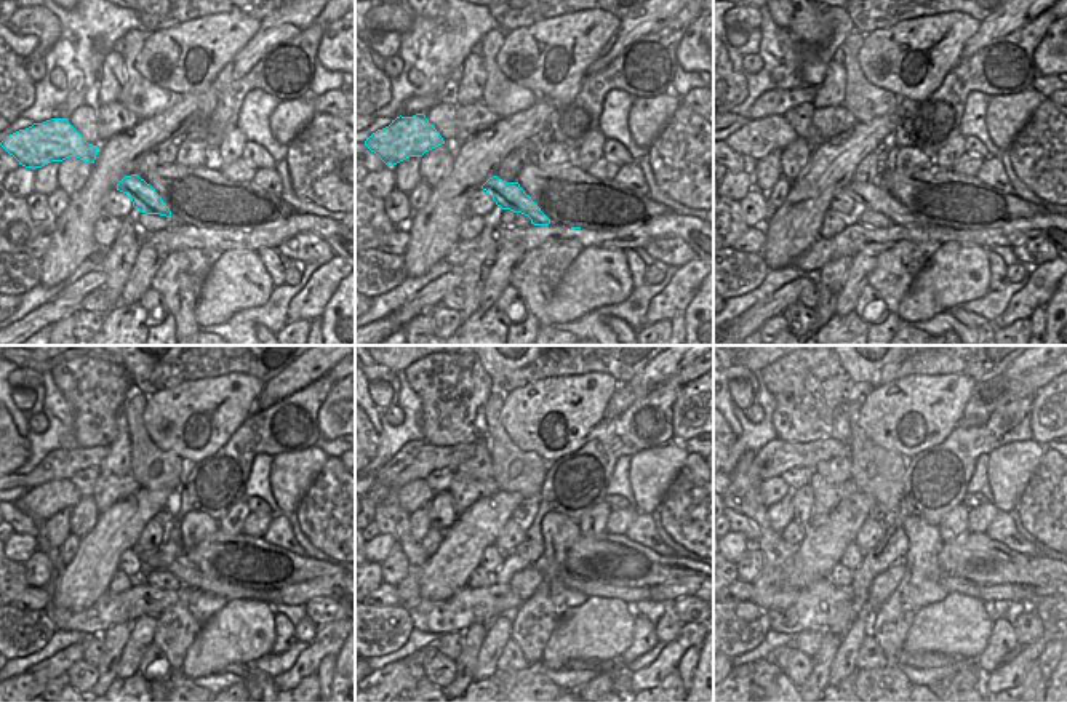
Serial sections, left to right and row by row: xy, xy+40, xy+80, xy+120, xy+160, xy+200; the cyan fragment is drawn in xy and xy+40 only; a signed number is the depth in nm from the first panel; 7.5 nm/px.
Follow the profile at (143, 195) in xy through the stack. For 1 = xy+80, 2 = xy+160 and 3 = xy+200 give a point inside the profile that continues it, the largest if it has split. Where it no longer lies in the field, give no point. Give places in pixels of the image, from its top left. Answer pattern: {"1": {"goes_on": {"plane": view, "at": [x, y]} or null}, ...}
{"1": {"goes_on": {"plane": "xy+80", "at": [872, 197]}}, "2": {"goes_on": {"plane": "xy+160", "at": [629, 595]}}, "3": {"goes_on": {"plane": "xy+200", "at": [989, 594]}}}

